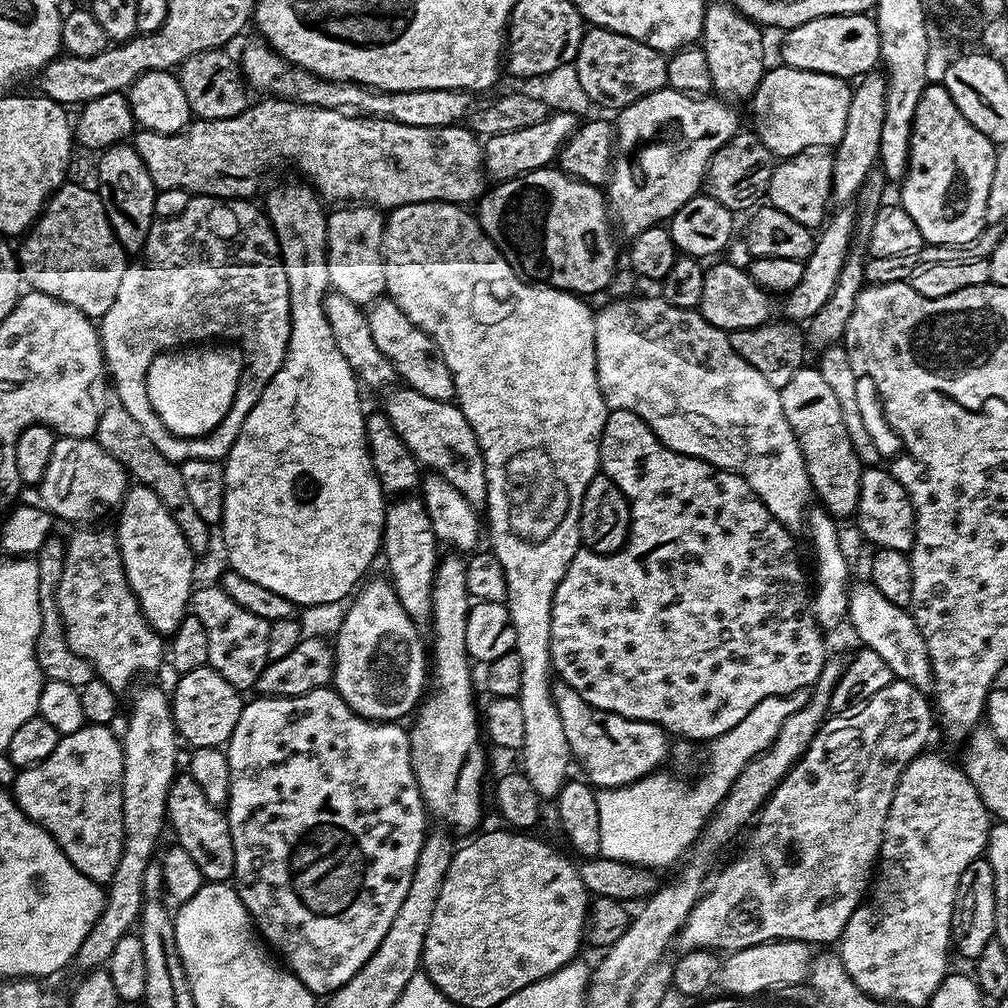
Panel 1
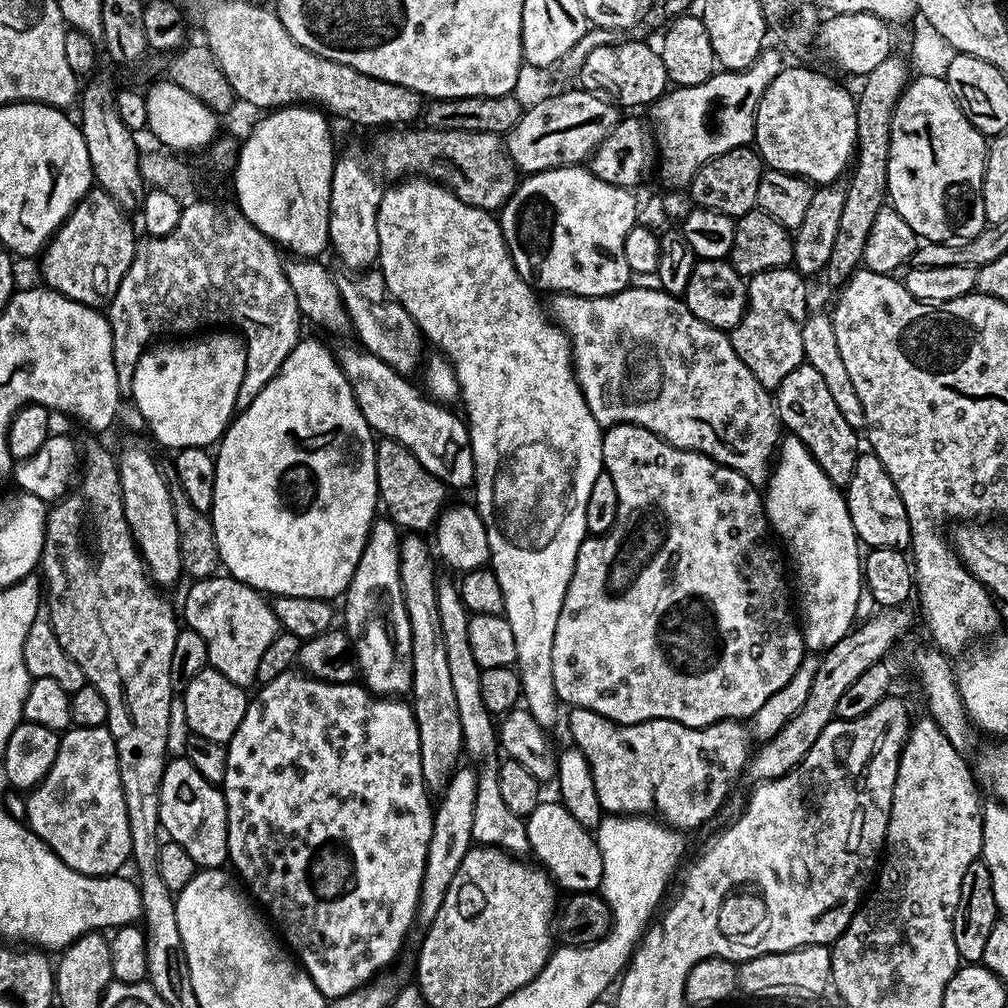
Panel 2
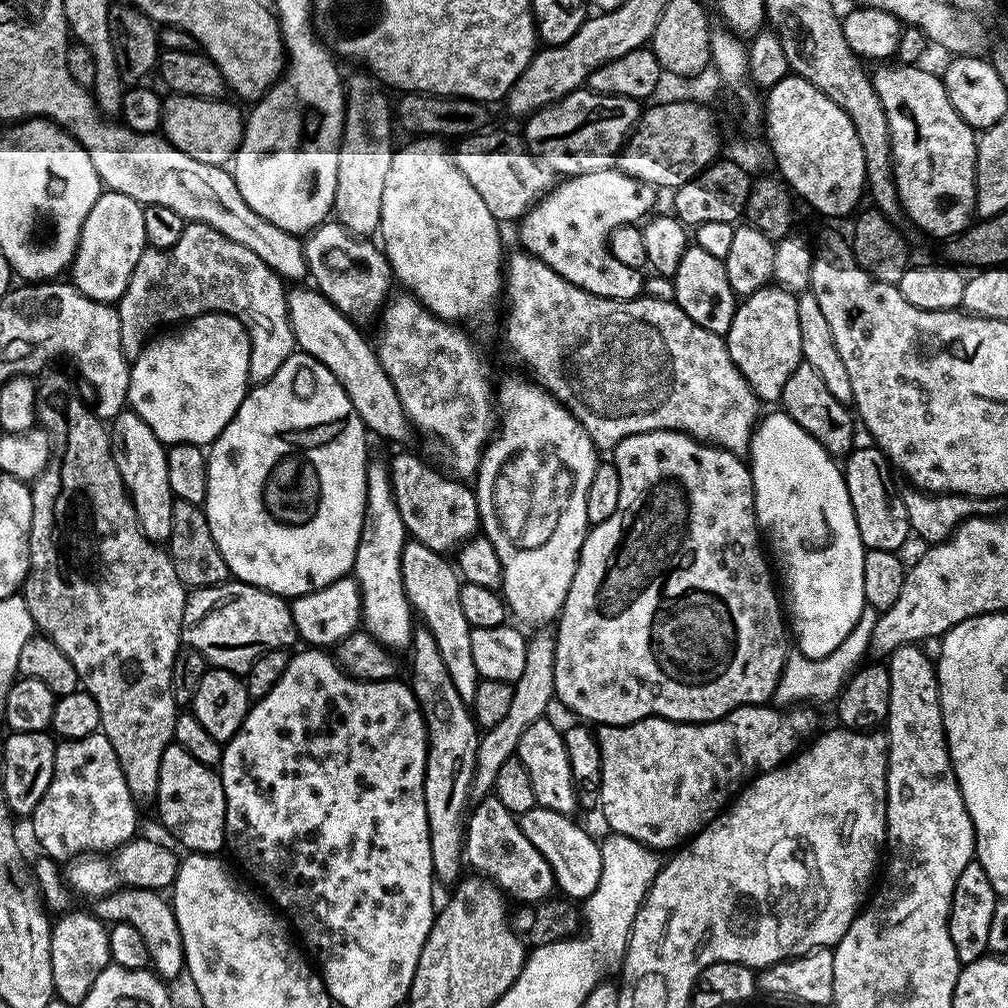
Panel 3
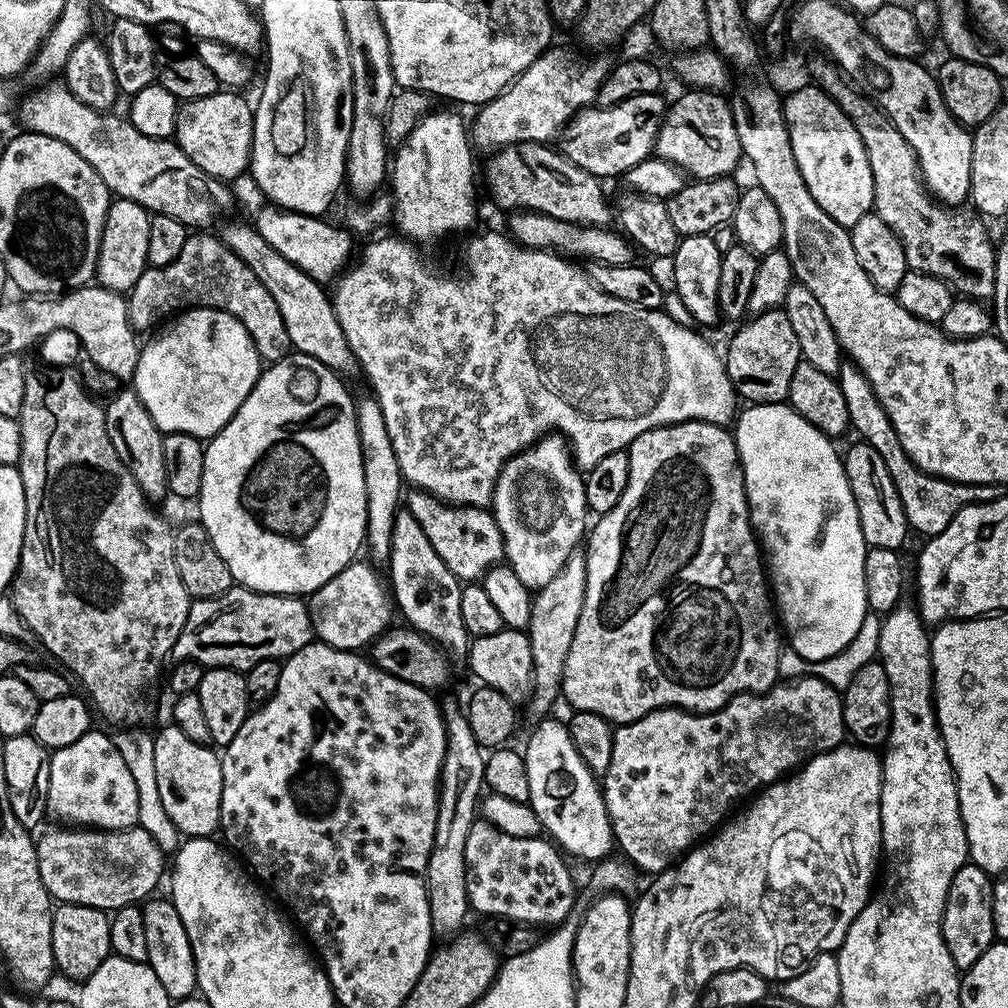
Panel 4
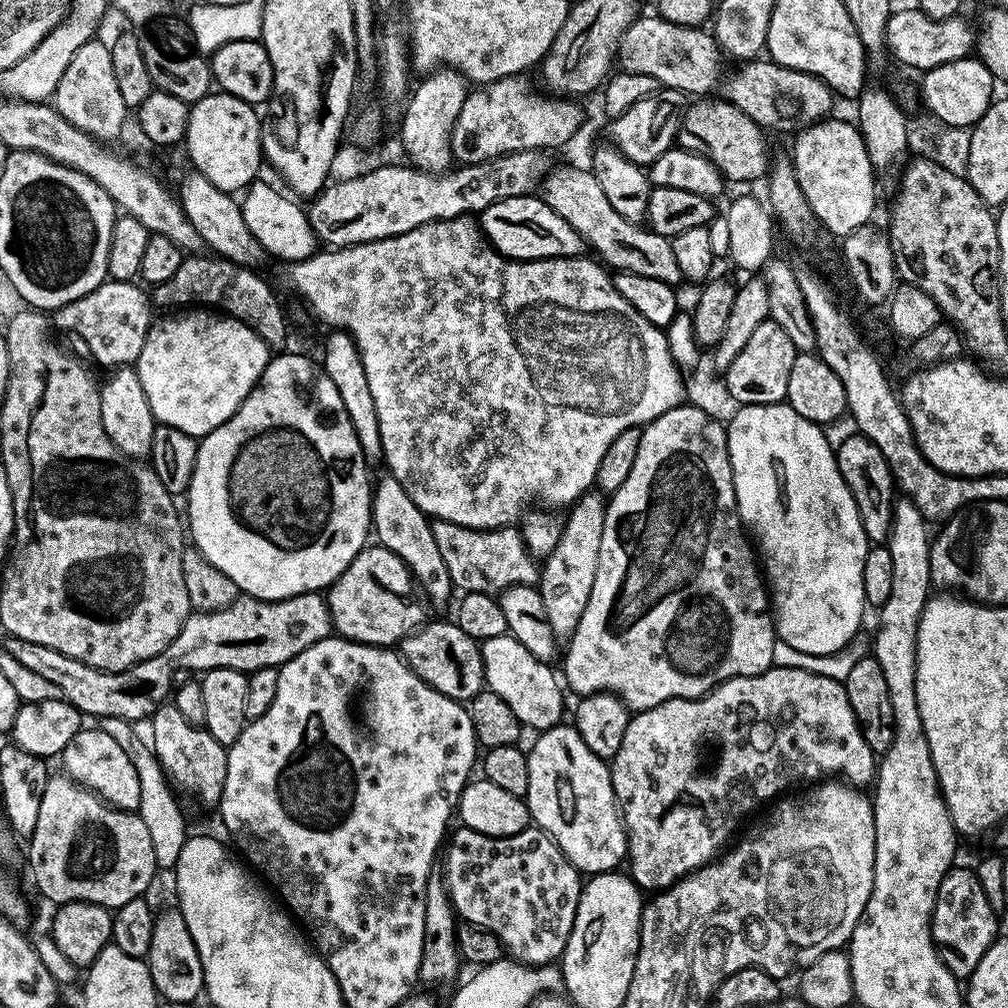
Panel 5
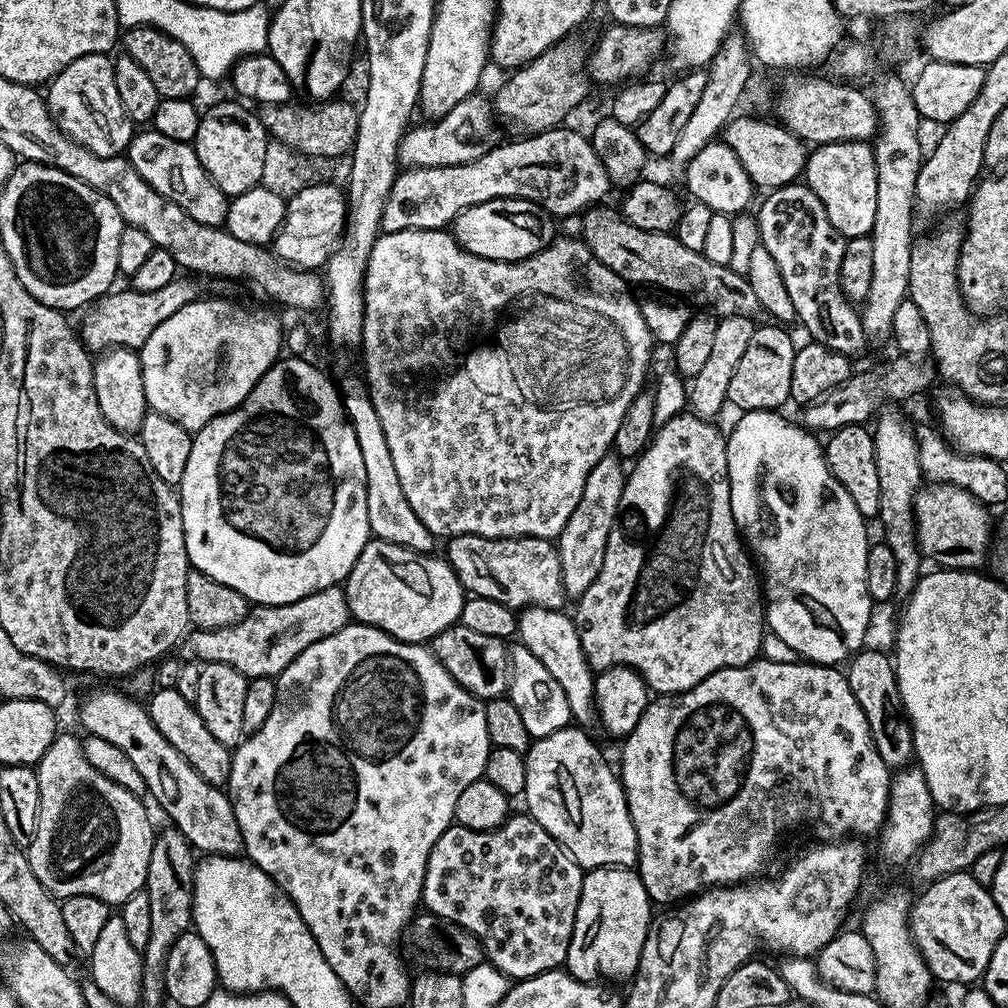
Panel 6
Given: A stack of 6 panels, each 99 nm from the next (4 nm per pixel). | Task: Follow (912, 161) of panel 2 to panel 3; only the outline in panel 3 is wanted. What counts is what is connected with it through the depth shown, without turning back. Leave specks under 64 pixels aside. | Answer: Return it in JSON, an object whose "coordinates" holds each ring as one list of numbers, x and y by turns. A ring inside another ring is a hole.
{"coordinates":[[884,62,879,65,877,72,871,73,872,85,878,94,878,98,884,107,884,113,888,119,888,133,892,139,892,173,896,179,896,189,900,194,900,204,903,215,908,215,918,227,932,236,944,236,951,238,960,235,965,228,973,223,976,216,976,138,977,133,967,122,954,110,950,102,948,92,944,89,944,81,939,76,927,73,922,67,916,64,902,64,899,62]]}

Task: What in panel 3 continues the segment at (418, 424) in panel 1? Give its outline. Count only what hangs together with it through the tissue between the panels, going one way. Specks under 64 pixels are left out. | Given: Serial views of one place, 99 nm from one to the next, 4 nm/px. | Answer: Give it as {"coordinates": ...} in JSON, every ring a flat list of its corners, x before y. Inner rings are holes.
{"coordinates":[[296,286,288,292,288,321,294,330,296,348,310,354,346,390,358,418,362,418,365,429,373,437,381,436,384,440,404,440,410,433,410,421,404,413,402,402,394,390,394,382,386,374,375,347,359,332,357,325,341,314,324,295,315,287],[376,435,376,436,375,436]]}

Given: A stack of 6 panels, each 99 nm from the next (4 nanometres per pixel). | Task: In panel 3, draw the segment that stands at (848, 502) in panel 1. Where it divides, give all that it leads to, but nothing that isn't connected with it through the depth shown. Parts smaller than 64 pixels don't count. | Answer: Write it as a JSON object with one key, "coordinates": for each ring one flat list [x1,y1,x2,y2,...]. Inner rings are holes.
{"coordinates":[[803,362,799,364,794,374,790,374,780,395,779,403,782,405,783,412,790,418,794,418,794,422,798,422,798,426,802,426,802,430,806,430,806,434,810,434,810,438,818,441,833,458,847,457,852,451,854,447,854,441,852,441,853,413,849,405,838,402,838,398,834,398,834,394,826,390,826,382,822,382,814,366]]}

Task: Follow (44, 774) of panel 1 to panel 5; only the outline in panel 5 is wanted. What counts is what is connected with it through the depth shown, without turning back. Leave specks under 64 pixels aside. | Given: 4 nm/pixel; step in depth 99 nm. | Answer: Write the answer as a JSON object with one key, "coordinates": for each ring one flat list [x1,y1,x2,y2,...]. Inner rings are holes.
{"coordinates":[[97,726,81,727,78,734,65,746,62,753,63,771,81,788,96,793,105,804,121,808,123,812,136,812,141,797,141,787,138,784,138,773,133,763,126,758,126,753,114,742,110,735]]}

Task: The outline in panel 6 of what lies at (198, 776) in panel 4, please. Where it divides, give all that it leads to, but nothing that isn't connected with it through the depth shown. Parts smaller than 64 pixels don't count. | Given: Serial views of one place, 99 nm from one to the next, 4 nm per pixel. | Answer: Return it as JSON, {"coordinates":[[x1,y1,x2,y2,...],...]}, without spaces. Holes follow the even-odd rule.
{"coordinates":[[175,686,159,688,146,700,148,716,154,722,158,734,162,734,162,738,166,738,166,742,170,742,170,746,174,746,174,750,178,750,178,754,182,754,186,762,190,762,192,769,203,780,217,786,227,785,232,769,232,752,225,744,218,742,218,738,214,738,210,730,206,730,206,722,202,722,193,701,182,698]]}

